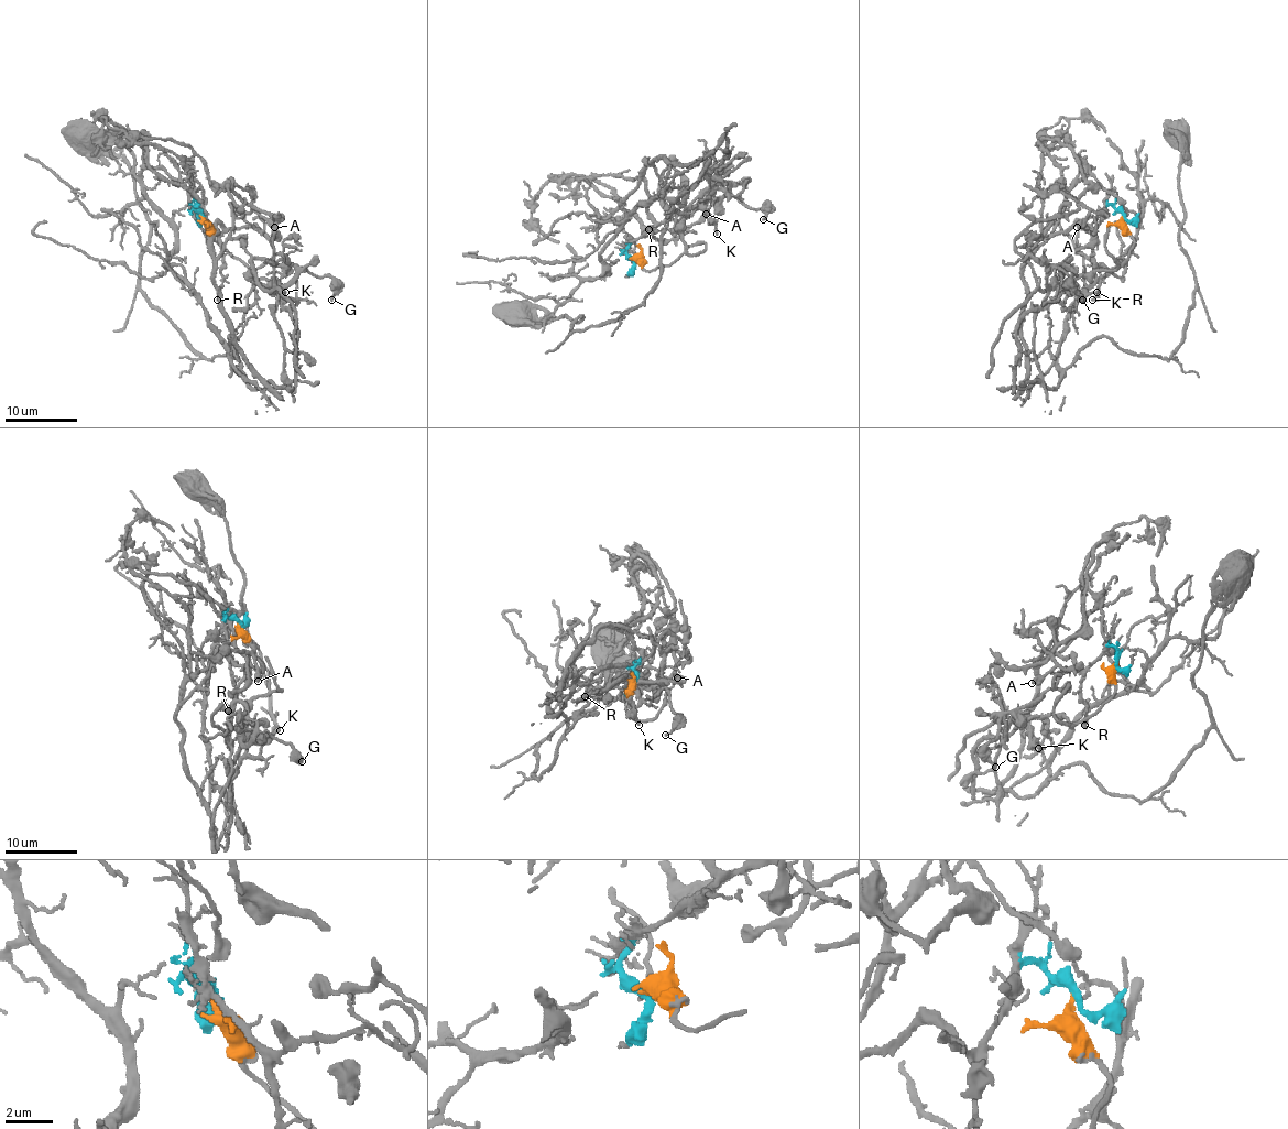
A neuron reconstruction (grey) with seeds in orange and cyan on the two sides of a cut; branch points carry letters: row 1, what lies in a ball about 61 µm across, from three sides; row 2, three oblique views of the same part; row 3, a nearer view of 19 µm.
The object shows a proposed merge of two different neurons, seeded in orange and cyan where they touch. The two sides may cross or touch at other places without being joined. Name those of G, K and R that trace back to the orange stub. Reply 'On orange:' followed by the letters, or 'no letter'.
On orange: G, K

